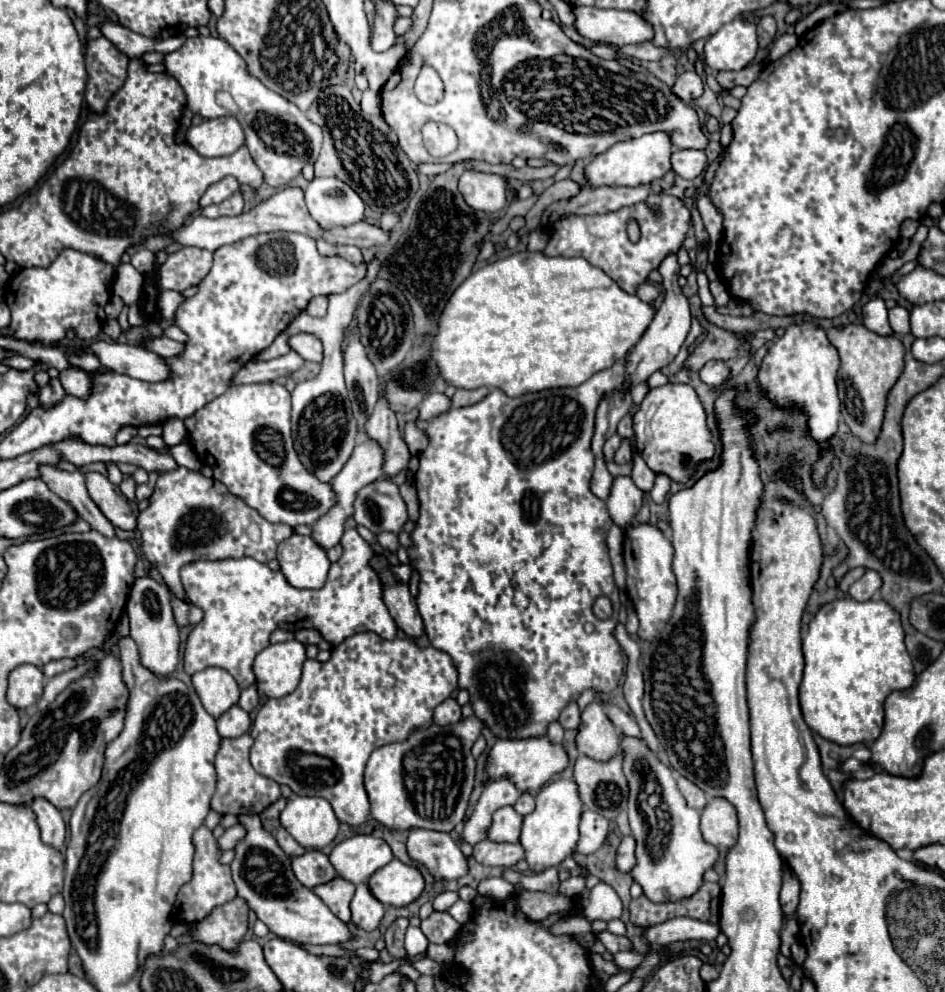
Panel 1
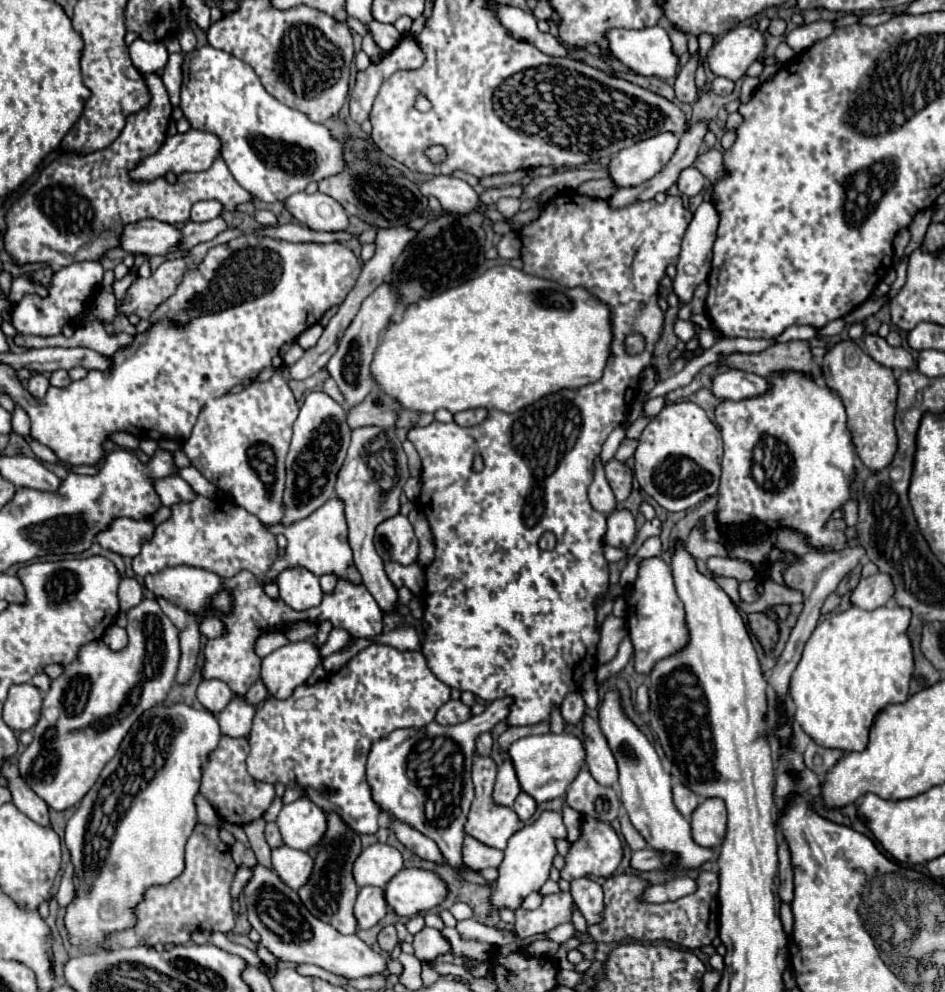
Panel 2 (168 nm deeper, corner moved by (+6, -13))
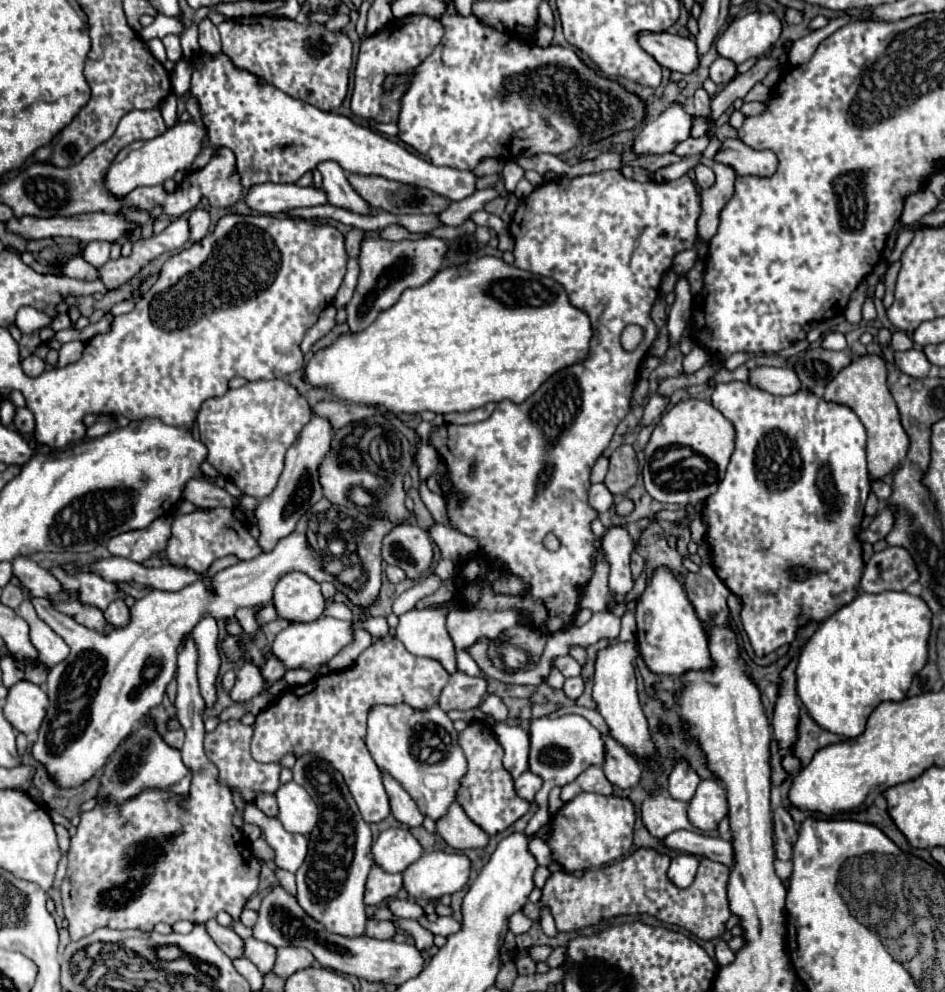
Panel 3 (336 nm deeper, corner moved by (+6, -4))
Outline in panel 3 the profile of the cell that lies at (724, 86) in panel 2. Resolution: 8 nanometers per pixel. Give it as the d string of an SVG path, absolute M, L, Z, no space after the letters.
M719 56L713 64L711 64L711 80L715 84L729 84L733 78L737 76L737 66L733 60Z

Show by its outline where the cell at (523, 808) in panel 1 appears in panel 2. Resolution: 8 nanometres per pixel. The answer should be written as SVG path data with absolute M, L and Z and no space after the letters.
M519 793L517 801L515 801L515 805L513 805L513 811L515 811L517 817L521 819L521 823L527 823L527 821L533 817L535 807L537 807L537 803L535 803L527 793Z

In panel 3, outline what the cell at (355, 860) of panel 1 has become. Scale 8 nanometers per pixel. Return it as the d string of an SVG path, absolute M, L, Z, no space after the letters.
M389 828L373 844L375 864L385 868L385 872L403 872L421 854L423 848L409 828Z

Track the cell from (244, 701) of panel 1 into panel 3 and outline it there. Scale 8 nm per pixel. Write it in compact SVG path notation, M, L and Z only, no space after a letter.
M271 658L271 660L267 660L267 664L261 668L261 674L265 676L265 680L267 680L267 682L281 680L281 678L285 676L285 672L287 672L285 664L283 664L281 660L277 660L277 658Z

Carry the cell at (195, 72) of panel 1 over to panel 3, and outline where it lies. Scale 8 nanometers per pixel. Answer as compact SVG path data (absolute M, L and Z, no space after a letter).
M205 52L197 54L191 94L199 100L209 136L209 144L191 164L191 172L201 170L211 160L215 146L225 146L235 152L237 174L243 188L263 182L297 182L305 172L315 170L319 162L333 160L341 164L345 172L385 176L403 184L429 188L449 200L463 200L475 192L473 172L435 166L397 142L351 122L347 116L323 112L303 100L283 94L271 84L259 84L253 74L235 68L225 54L217 58L209 58Z

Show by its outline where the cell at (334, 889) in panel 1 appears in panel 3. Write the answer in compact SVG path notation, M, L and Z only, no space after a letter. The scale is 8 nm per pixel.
M307 752L297 758L293 780L301 784L319 806L319 822L309 834L309 852L303 866L297 870L297 902L315 920L321 922L331 934L347 938L365 932L365 904L363 892L367 874L371 870L371 828L361 818L359 808L341 776L327 760Z

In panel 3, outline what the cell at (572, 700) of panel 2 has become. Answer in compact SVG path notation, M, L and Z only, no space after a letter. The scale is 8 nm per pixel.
M577 676L577 678L567 678L563 690L565 690L565 694L567 694L569 698L577 700L577 698L583 694L583 690L585 690L585 682L583 682L581 676Z

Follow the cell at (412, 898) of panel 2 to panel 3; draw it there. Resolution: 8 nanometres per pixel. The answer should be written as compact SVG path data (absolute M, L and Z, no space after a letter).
M443 850L423 854L403 872L403 886L413 898L441 898L459 892L471 880L471 860Z

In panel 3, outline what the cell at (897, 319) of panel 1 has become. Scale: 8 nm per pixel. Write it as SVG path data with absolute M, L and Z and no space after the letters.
M895 332L893 340L891 340L891 350L893 352L903 352L903 350L911 350L913 348L913 340L911 336L907 336L905 332Z

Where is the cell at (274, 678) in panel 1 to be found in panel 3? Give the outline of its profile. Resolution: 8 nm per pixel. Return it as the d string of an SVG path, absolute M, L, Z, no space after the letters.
M321 616L315 622L291 624L283 632L279 632L273 642L273 654L287 668L317 670L321 664L331 660L335 654L341 652L341 648L345 648L351 642L353 642L353 620L339 620L339 618L331 618L331 616Z

